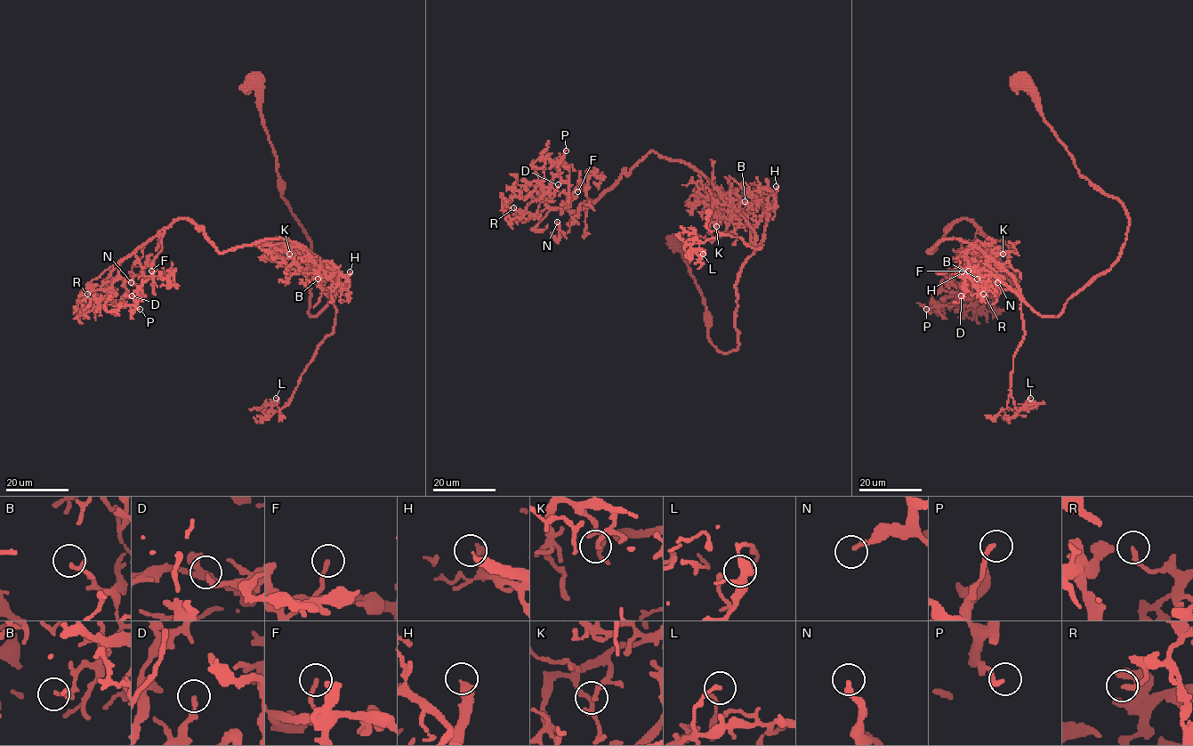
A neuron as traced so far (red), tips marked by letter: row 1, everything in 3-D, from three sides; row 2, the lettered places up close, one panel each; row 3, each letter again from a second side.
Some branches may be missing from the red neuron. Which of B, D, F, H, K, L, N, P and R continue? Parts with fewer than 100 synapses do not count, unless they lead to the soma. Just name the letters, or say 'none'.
H

